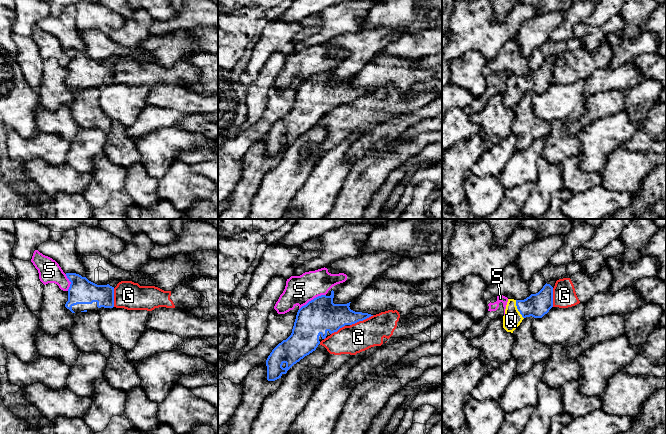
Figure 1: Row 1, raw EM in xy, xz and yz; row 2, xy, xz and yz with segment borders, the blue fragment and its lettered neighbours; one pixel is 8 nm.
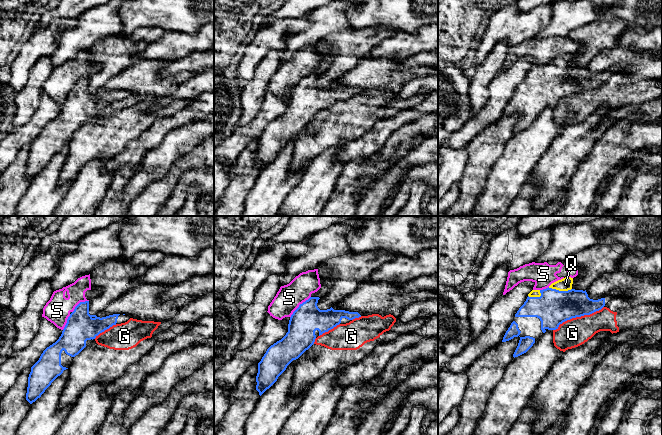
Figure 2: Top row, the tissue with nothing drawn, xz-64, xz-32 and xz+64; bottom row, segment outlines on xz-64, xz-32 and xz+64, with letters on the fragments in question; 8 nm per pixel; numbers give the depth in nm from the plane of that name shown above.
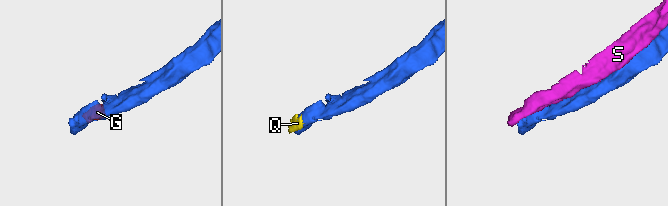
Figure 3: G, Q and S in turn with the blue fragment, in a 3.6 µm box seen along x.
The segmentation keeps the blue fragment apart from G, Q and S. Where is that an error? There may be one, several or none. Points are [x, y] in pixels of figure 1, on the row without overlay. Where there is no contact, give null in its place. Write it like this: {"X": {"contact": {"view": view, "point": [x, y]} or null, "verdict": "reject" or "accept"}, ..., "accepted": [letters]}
{"G": {"contact": {"view": "xz", "point": [361, 96]}, "verdict": "reject"}, "Q": {"contact": {"view": "yz", "point": [517, 84]}, "verdict": "accept"}, "S": {"contact": {"view": "xz", "point": [313, 75]}, "verdict": "reject"}, "accepted": ["Q"]}

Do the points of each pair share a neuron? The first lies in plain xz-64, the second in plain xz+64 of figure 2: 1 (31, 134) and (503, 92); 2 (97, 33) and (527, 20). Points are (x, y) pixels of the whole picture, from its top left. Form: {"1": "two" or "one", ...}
{"1": "one", "2": "two"}

